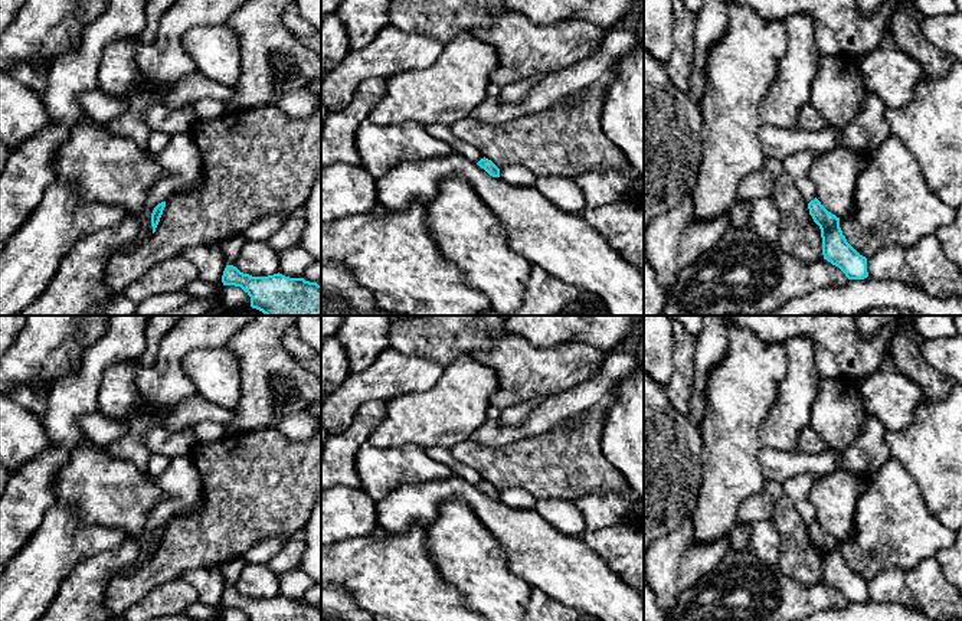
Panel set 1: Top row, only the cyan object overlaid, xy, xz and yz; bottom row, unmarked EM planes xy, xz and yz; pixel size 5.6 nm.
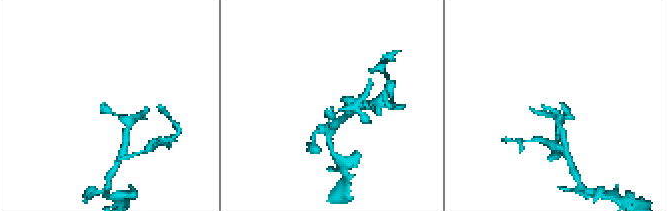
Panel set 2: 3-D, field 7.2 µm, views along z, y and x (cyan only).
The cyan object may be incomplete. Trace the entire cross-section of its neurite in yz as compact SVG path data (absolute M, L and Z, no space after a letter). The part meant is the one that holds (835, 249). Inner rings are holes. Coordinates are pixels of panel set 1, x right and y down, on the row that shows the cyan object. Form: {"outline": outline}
{"outline": "M817 197L808 203L808 209L821 229L824 259L838 267L848 280L867 278L867 258L847 242L840 228L840 218L828 212Z"}

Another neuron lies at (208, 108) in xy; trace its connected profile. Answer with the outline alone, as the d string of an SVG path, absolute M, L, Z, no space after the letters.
M204 98L193 104L197 120L217 118L226 112L226 104L219 99Z

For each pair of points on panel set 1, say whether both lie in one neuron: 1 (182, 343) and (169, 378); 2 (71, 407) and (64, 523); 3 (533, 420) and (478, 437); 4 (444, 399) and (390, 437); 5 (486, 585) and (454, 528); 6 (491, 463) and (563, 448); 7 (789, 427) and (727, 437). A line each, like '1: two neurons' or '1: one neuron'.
1: one neuron
2: two neurons
3: one neuron
4: one neuron
5: one neuron
6: one neuron
7: two neurons

